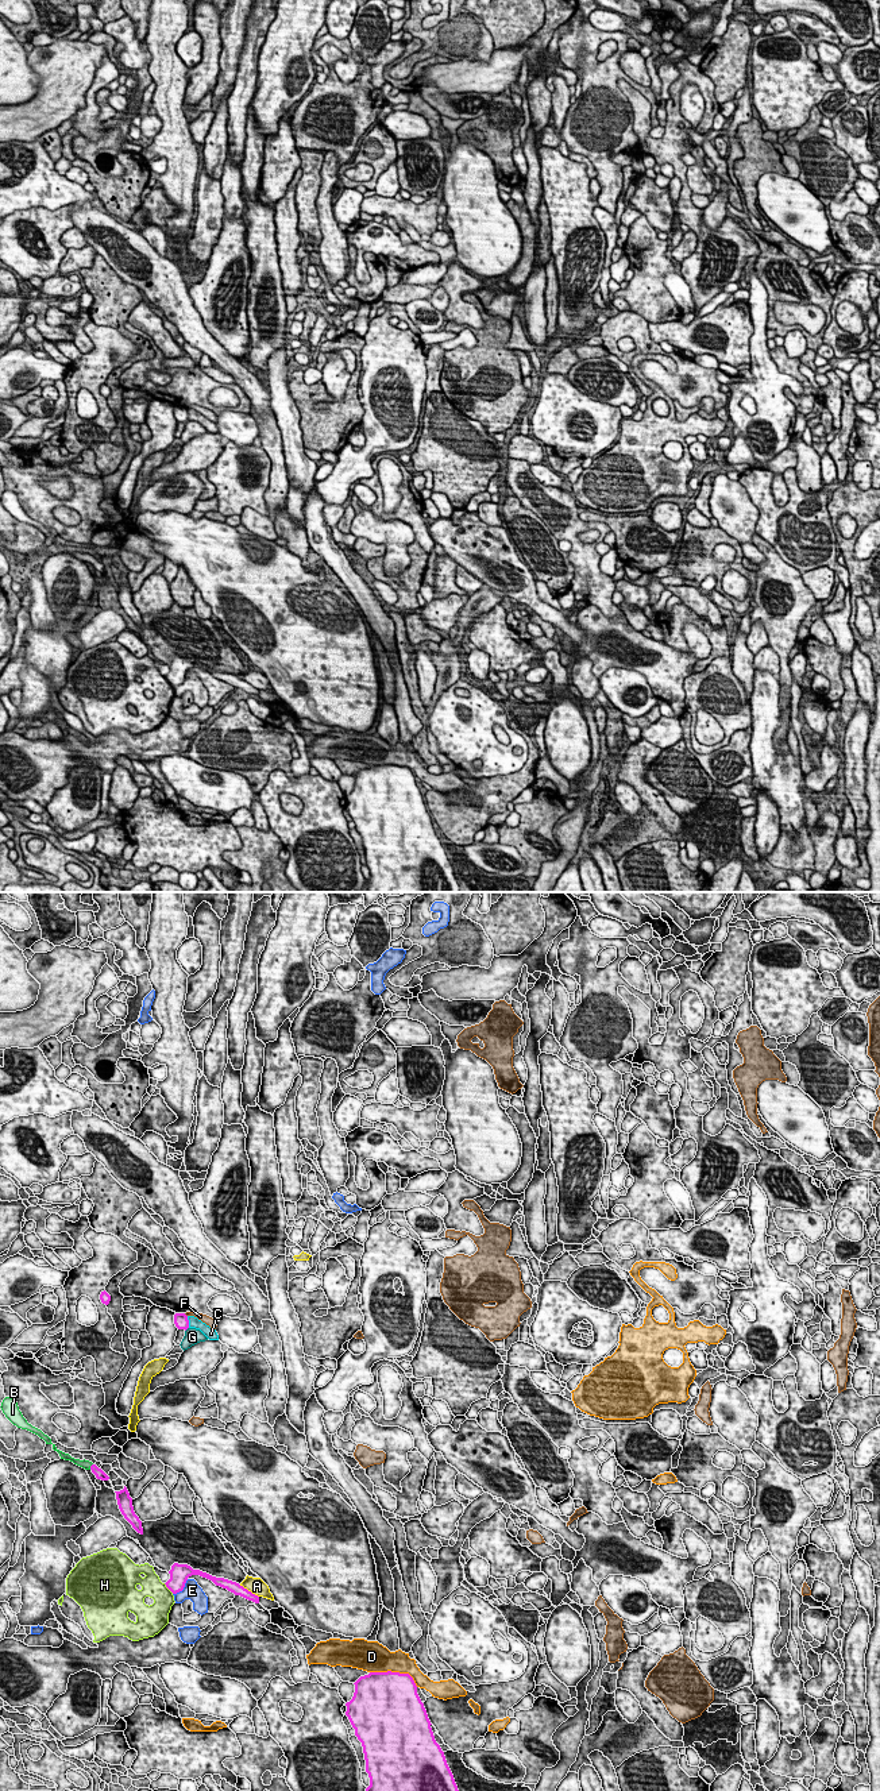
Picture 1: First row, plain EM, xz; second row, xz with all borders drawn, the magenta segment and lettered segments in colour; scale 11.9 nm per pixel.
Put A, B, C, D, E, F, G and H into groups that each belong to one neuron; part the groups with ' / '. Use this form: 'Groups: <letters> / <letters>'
Groups: A / B / C / D E / F / G / H

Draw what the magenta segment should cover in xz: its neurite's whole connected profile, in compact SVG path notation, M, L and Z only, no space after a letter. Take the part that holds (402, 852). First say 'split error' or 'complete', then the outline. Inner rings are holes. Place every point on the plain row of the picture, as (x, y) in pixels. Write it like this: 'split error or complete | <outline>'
complete | M370 765L355 776L355 786L346 796L355 829L362 835L366 865L370 879L366 881L368 892L459 892L459 883L447 857L444 845L436 835L431 814L424 796L417 787L417 779L409 767Z

